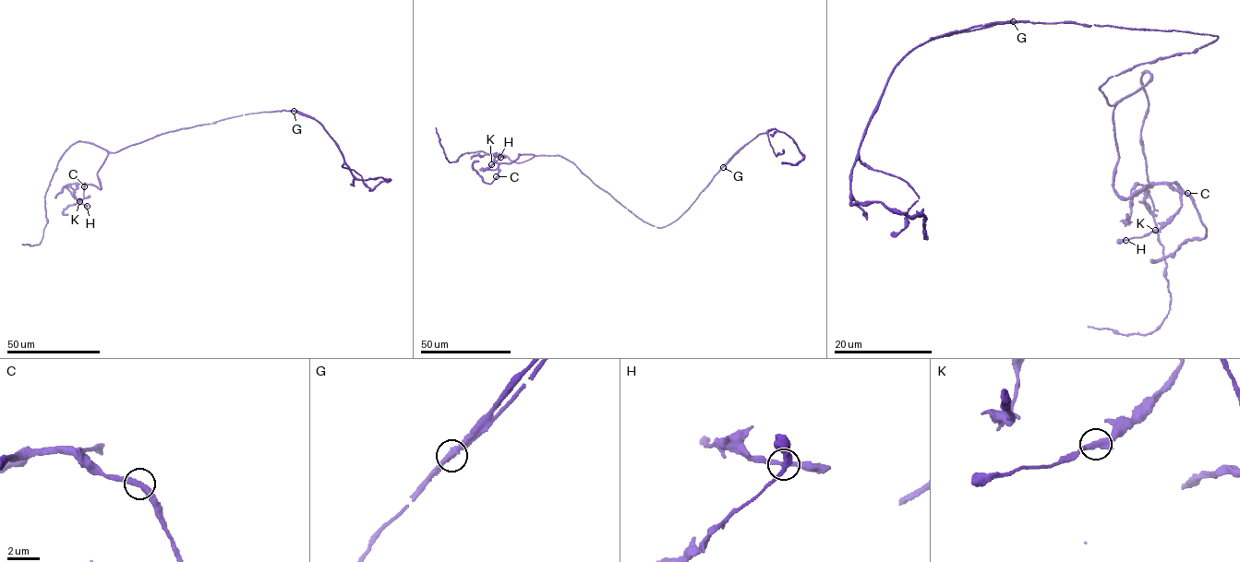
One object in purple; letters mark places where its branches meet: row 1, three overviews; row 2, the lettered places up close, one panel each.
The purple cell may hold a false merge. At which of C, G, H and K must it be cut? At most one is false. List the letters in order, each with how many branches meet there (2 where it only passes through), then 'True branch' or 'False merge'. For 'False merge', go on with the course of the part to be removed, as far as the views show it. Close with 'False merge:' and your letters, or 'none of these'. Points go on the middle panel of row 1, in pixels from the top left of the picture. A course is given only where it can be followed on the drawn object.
C: Branches: 2. True branch
G: Branches: 2. False merge. Course of the part to remove: (723, 167), (747, 143)
H: Branches: 2. True branch
K: Branches: 2. True branch
False merge: G

